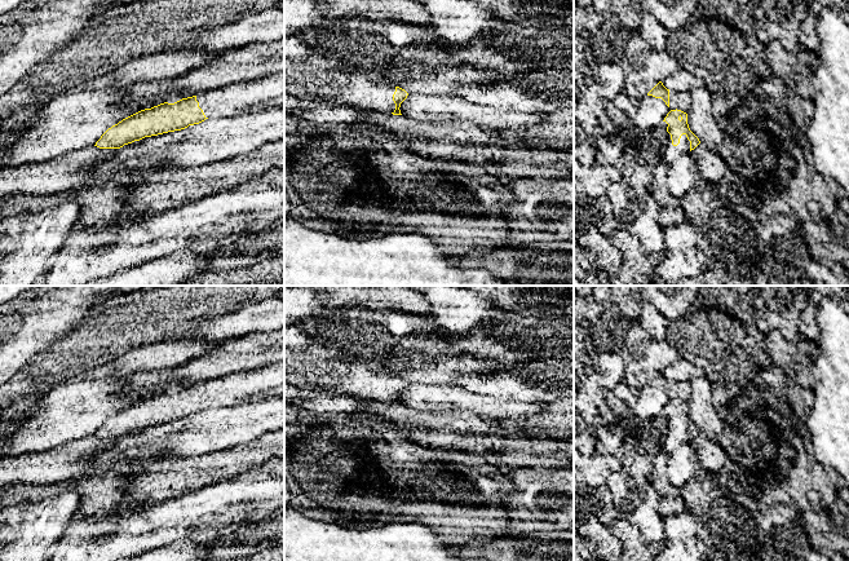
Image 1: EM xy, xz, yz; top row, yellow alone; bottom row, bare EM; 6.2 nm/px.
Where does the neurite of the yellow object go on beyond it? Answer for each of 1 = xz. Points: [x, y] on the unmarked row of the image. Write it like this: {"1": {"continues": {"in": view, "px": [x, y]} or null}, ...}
{"1": {"continues": {"in": "xz", "px": [324, 365]}}}

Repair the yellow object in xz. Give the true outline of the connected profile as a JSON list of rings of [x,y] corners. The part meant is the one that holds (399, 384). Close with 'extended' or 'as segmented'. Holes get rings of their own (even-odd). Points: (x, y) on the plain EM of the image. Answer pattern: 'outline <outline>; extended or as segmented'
outline [[[324,337],[300,349],[284,349],[284,384],[336,389],[344,396],[393,405],[402,405],[399,397],[408,385],[404,379],[388,375],[377,365]]]; extended

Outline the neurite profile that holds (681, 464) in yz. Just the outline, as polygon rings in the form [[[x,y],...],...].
[[[687,442],[668,455],[666,474],[669,483],[681,490],[693,478],[698,467],[698,455]]]

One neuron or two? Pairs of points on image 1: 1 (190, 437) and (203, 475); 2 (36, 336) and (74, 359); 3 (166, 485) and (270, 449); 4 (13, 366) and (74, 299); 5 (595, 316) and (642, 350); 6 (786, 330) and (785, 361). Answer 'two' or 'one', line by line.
1: two
2: two
3: one
4: one
5: one
6: two

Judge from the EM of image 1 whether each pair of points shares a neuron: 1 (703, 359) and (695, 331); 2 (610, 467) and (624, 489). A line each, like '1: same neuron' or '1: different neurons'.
1: same neuron
2: different neurons

